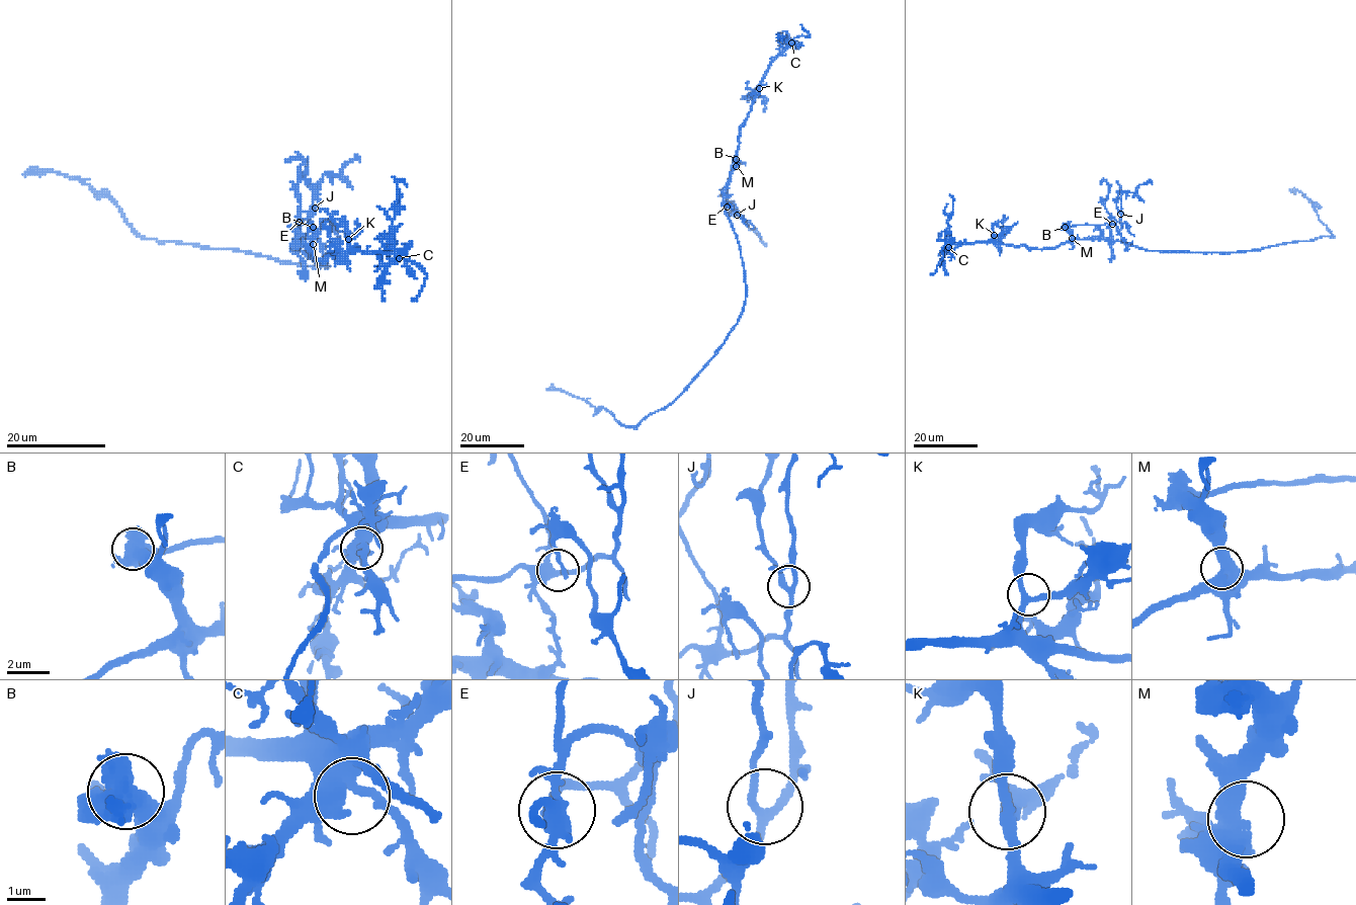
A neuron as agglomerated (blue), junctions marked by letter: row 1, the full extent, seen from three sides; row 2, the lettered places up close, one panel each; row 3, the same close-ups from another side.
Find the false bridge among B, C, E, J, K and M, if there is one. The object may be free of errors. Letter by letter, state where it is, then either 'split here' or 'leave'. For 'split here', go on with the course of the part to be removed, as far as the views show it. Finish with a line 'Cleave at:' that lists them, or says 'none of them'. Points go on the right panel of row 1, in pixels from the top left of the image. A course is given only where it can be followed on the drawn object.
B: place (1065, 227); split here; course (1064, 227), (1116, 224), (1120, 217), (1121, 193), (1135, 193), (1139, 184), (1152, 183)
C: place (948, 247); leave
E: place (1112, 224); leave
J: place (1120, 214); leave
K: place (994, 235); leave
M: place (1072, 238); leave
Cleave at: B

